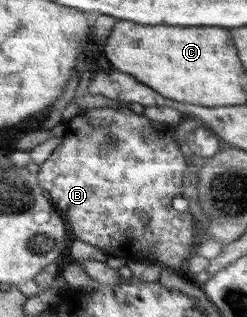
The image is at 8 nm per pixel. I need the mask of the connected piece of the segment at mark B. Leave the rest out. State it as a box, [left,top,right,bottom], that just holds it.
[36,106,200,270]

